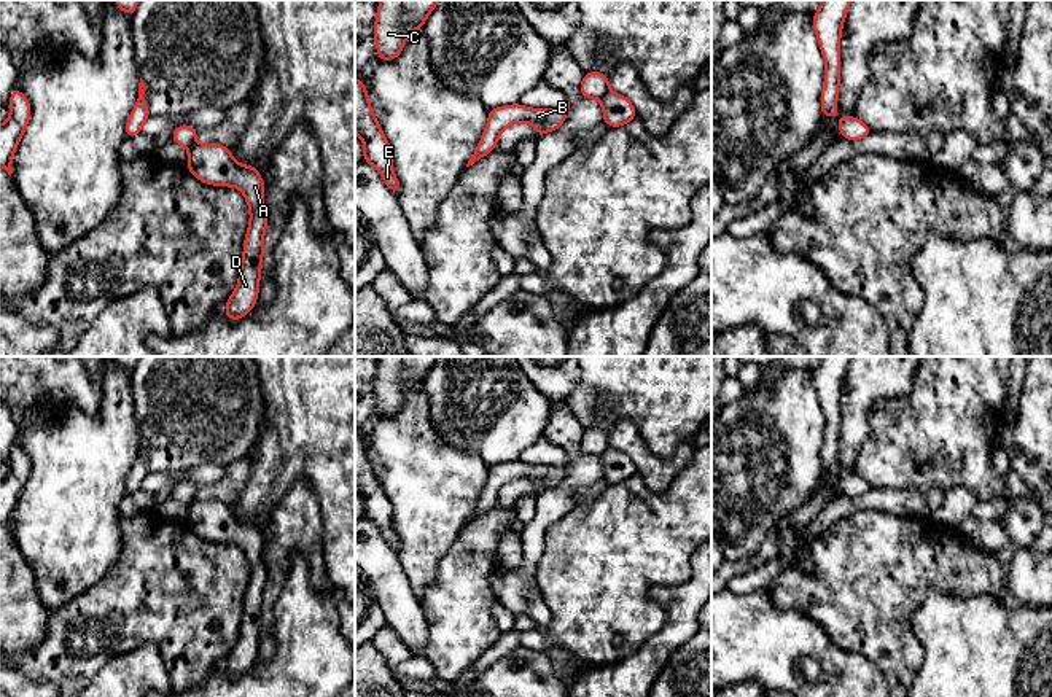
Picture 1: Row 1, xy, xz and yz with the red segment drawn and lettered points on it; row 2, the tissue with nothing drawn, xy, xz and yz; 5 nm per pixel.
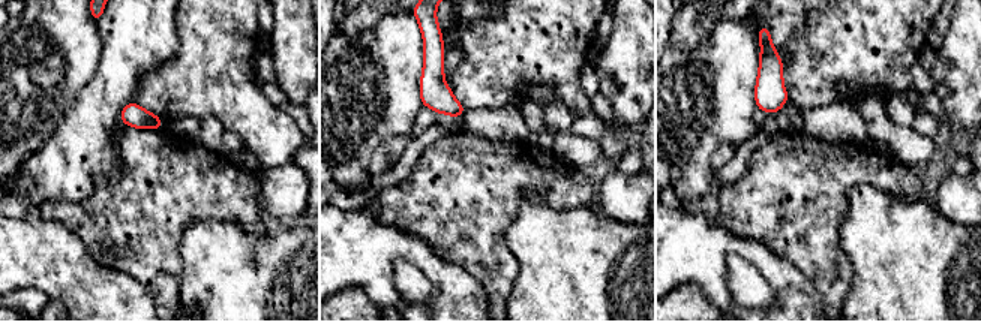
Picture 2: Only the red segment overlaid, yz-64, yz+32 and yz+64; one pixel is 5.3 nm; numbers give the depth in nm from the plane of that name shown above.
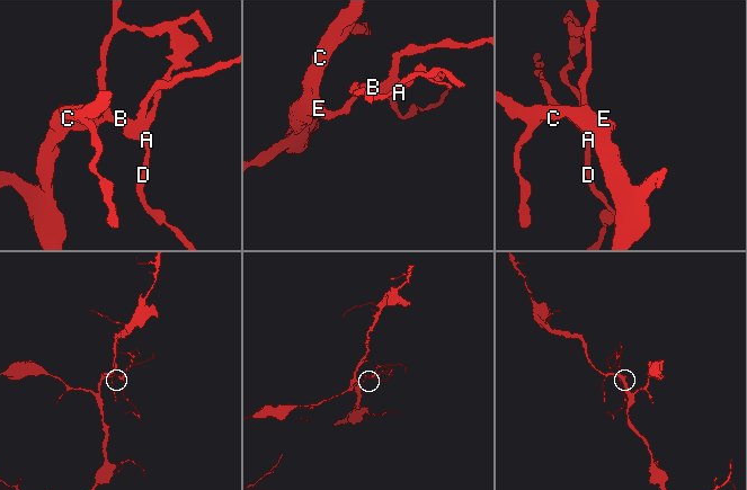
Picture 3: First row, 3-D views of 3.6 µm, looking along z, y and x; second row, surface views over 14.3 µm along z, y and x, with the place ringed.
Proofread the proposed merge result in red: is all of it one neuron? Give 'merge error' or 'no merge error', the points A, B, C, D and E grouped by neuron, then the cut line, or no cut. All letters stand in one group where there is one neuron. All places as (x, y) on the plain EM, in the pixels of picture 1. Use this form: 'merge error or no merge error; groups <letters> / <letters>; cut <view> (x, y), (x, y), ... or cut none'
no merge error; groups A B C D E; cut none

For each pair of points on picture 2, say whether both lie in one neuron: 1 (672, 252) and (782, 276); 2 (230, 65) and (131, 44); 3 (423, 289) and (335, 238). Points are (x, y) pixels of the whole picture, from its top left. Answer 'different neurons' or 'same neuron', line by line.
1: same neuron
2: different neurons
3: different neurons

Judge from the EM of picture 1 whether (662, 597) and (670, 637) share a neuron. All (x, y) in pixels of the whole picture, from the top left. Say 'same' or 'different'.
same

